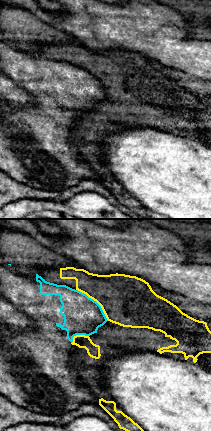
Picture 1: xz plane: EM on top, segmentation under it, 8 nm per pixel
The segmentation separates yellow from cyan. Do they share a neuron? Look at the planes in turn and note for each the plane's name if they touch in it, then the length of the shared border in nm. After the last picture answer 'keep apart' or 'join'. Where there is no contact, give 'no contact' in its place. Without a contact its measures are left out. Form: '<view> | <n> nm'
xz | 360 nm

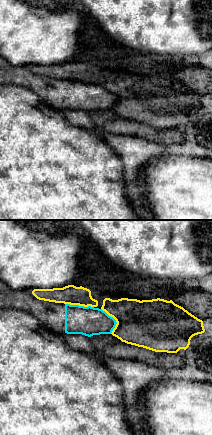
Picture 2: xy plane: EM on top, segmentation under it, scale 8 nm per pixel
xy | 240 nm

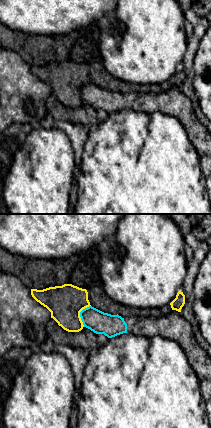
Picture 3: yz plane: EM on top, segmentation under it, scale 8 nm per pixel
yz | 190 nm

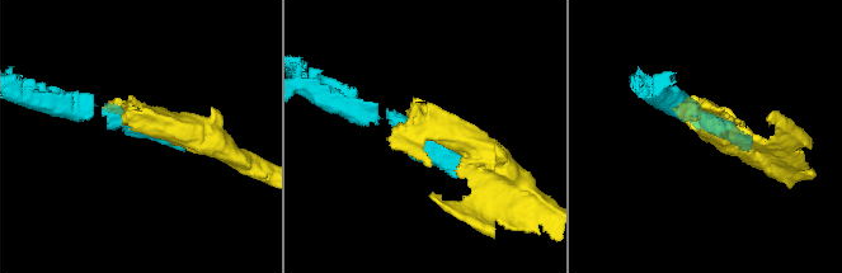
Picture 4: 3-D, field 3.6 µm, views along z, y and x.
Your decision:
keep apart

